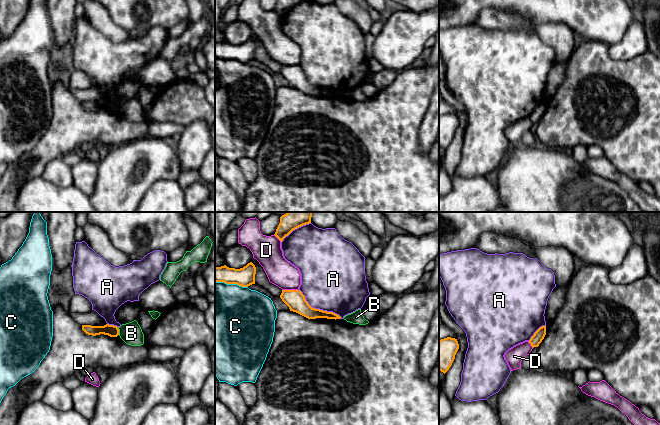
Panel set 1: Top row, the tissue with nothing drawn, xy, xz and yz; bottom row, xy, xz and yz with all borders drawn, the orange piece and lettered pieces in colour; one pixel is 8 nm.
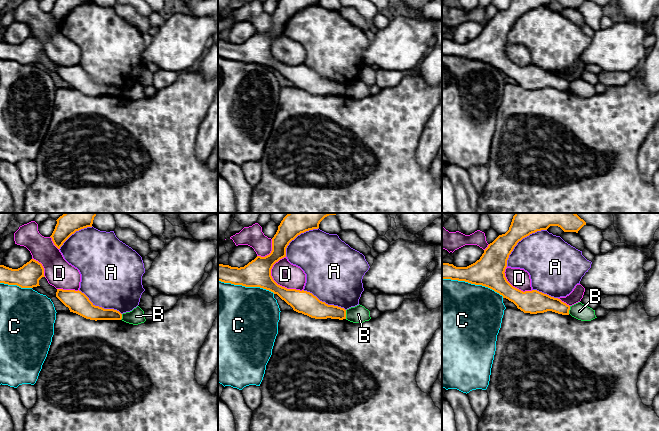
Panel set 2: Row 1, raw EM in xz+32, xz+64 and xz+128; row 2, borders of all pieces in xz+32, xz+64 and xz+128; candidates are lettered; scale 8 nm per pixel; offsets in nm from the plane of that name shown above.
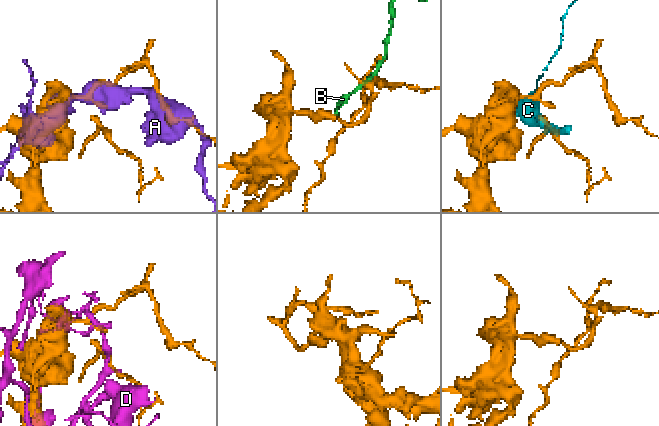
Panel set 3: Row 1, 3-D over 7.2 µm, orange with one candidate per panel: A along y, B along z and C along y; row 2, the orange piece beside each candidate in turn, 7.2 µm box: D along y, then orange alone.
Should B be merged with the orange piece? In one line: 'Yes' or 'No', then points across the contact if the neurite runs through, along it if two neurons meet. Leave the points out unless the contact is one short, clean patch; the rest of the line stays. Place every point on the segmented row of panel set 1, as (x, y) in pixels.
No

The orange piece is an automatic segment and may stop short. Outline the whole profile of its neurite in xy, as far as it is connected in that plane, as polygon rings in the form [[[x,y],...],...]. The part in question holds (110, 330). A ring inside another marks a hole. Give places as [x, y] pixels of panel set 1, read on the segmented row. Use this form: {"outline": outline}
{"outline": [[[106,324],[104,326],[91,326],[82,325],[82,330],[92,336],[104,334],[110,337],[117,337],[119,335],[119,329],[117,326]]]}

